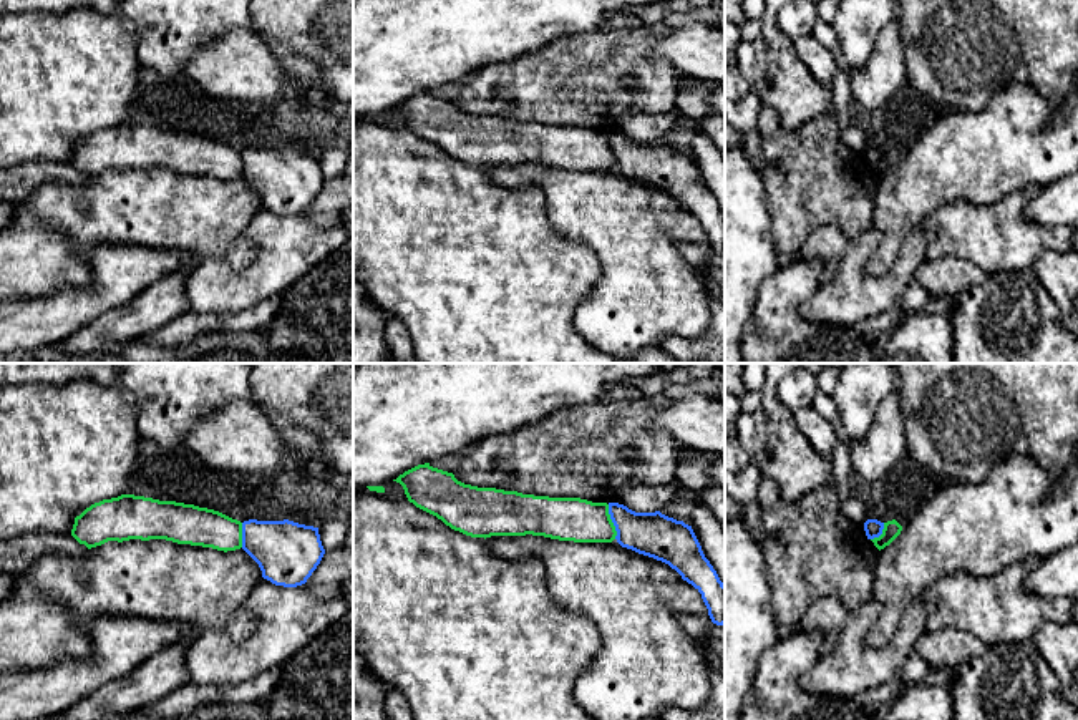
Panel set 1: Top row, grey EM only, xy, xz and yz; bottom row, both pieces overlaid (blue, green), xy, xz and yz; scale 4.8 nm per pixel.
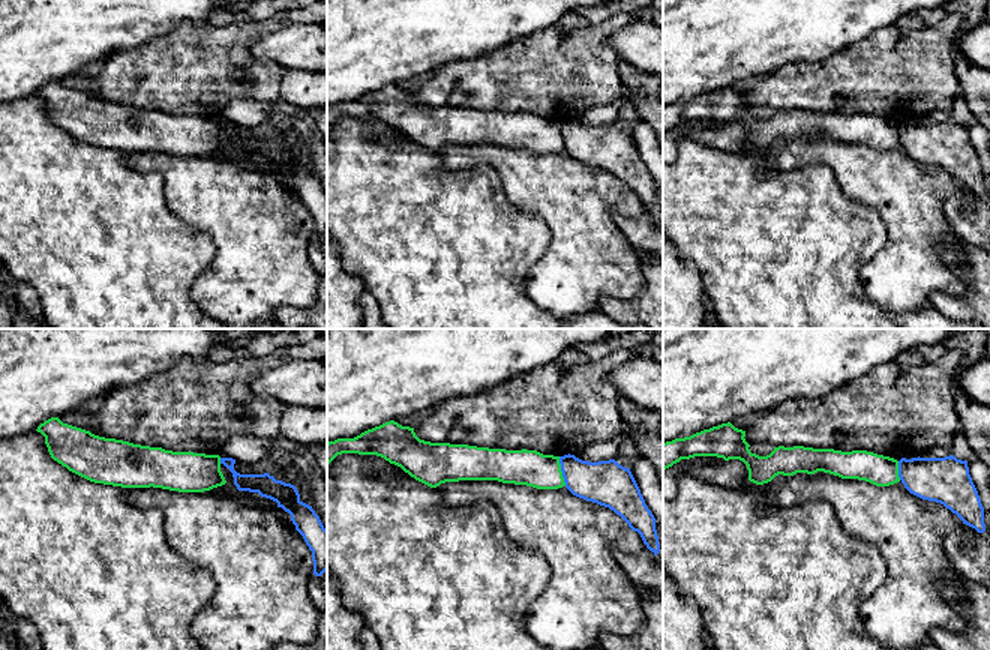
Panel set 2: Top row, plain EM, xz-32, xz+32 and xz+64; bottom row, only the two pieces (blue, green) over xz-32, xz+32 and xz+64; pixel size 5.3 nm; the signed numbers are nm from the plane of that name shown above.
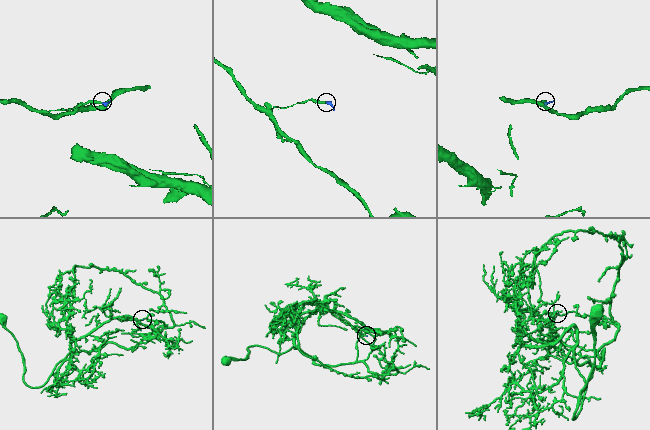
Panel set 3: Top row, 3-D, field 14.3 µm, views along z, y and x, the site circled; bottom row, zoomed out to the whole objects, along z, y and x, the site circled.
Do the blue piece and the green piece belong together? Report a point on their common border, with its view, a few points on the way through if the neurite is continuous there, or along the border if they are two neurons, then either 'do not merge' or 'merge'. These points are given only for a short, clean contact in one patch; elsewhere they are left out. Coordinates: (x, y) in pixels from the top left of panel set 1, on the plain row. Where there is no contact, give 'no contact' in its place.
meets blue in xz at (612, 150); border along xz (607, 133), (616, 166); do not merge

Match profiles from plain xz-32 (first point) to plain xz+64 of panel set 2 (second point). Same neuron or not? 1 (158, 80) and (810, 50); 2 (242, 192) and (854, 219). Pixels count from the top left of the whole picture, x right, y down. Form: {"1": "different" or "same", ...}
{"1": "different", "2": "different"}

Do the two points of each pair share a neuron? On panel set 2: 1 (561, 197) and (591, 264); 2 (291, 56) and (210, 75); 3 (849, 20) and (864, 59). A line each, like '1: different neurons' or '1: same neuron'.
1: same neuron
2: different neurons
3: different neurons

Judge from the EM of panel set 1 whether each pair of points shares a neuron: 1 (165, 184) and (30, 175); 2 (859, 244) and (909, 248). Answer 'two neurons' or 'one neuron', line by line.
1: two neurons
2: one neuron

